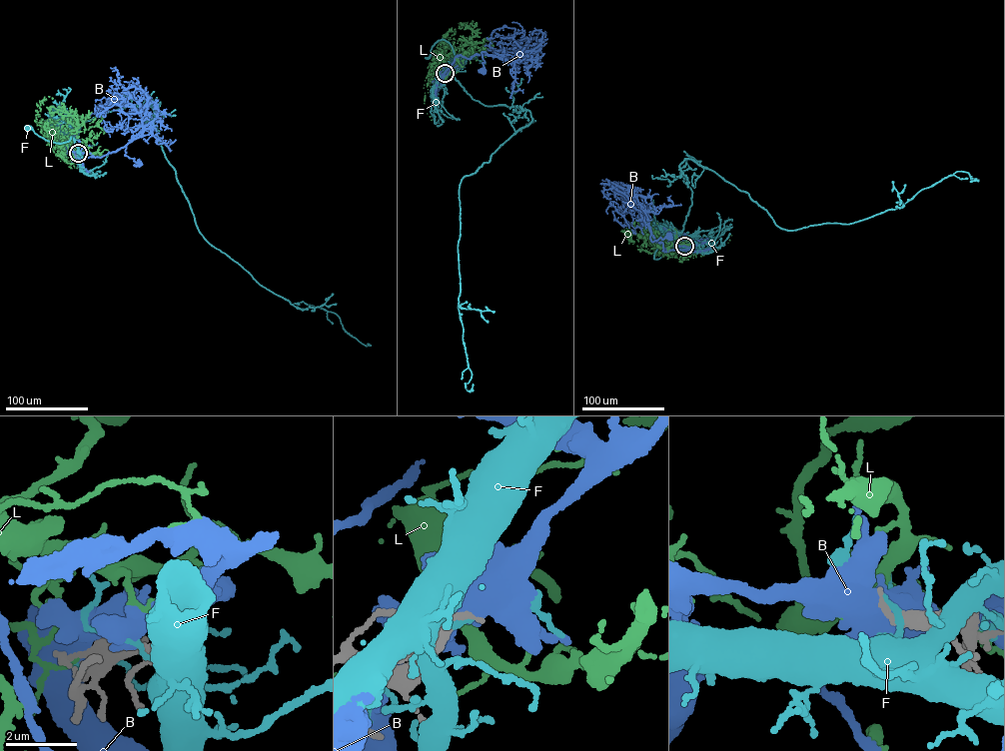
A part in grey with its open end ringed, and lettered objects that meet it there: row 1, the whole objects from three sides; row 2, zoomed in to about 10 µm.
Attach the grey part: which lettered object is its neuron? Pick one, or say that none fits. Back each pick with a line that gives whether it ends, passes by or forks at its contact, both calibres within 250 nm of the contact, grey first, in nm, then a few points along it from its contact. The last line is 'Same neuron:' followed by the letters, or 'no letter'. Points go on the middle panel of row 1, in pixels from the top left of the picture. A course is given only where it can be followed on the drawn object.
Same neuron: no letter

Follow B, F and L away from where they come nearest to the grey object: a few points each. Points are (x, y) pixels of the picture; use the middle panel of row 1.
B: (445, 73), (441, 75), (458, 56), (470, 58), (478, 54), (490, 55), (485, 51), (482, 52), (483, 71)
F: (444, 73), (450, 66), (457, 67), (451, 44), (439, 40), (428, 56)
L: (445, 73), (438, 64), (453, 54), (442, 66), (440, 51), (453, 31)

